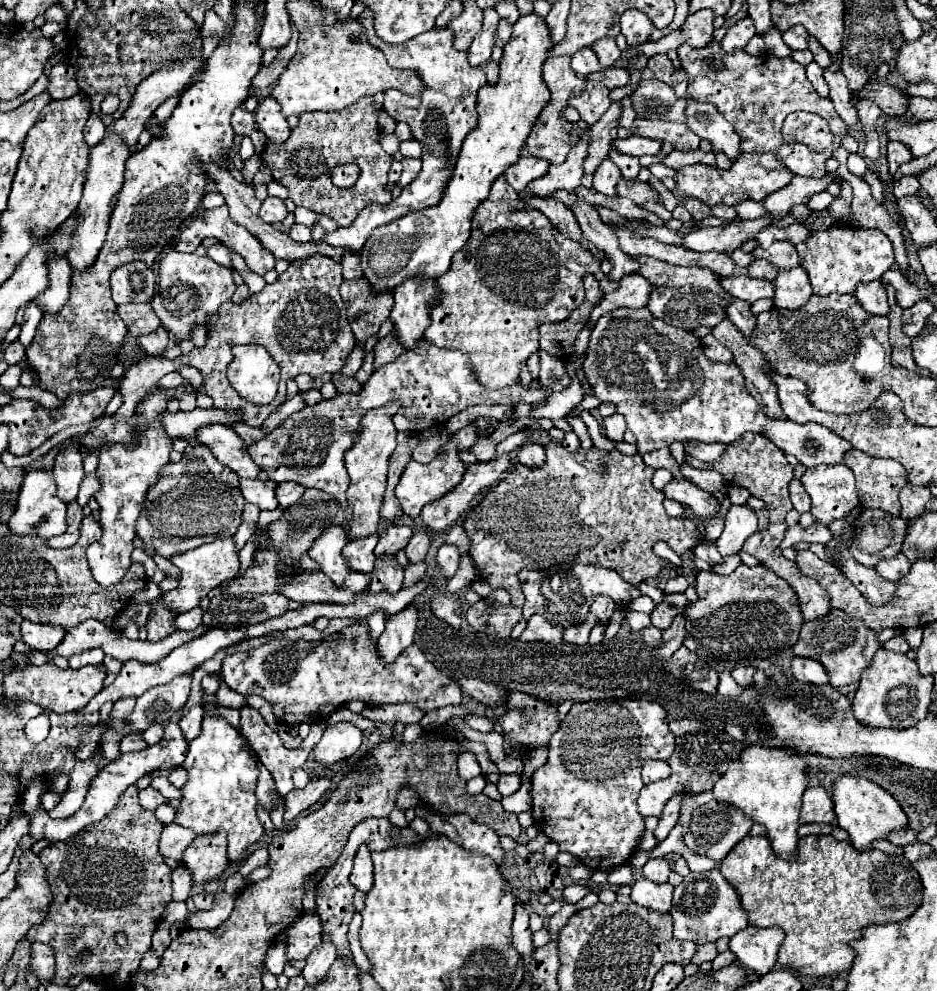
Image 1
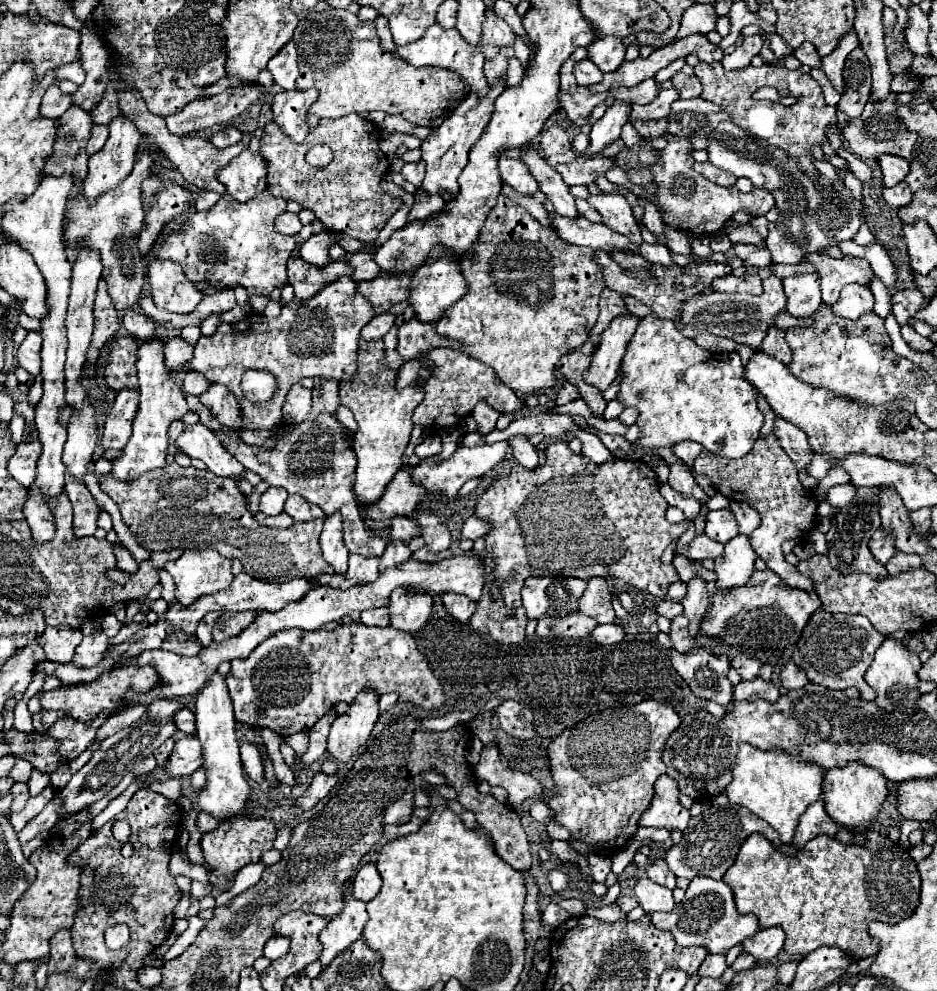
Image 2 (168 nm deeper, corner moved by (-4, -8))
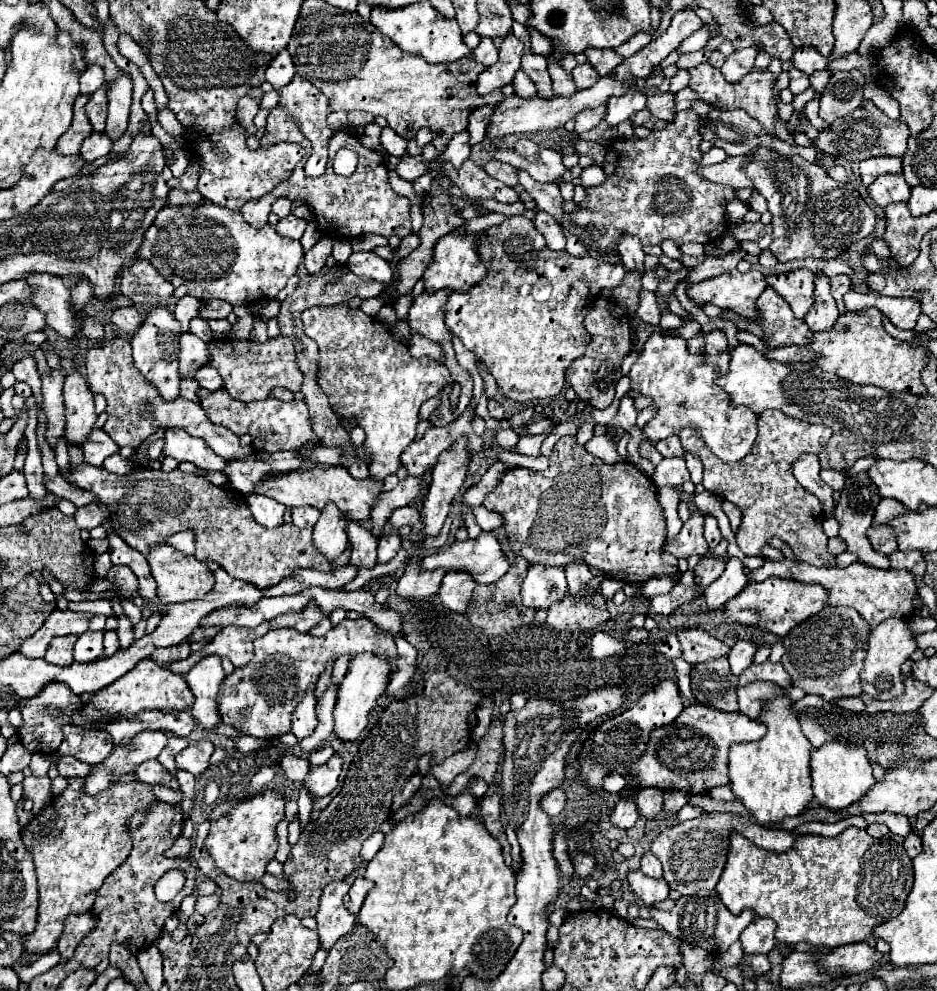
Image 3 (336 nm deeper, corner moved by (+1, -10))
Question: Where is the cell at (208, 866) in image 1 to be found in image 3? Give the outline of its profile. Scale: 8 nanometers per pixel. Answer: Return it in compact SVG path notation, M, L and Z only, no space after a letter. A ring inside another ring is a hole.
M264 791L238 803L226 817L212 823L204 845L226 875L238 881L260 881L260 877L266 873L266 863L278 849L276 825L284 817L284 803L286 801L278 791Z

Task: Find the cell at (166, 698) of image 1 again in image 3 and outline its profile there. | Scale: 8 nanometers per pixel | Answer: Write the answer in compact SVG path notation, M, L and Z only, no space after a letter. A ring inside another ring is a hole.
M144 729L136 733L132 739L122 741L112 749L112 753L84 777L82 791L86 795L96 795L112 785L116 785L118 777L126 773L134 773L140 763L148 759L156 759L164 749L168 737L162 731Z

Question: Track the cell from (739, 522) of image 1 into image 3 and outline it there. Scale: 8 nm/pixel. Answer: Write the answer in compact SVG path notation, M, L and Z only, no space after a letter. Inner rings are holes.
M724 557L724 565L724 573L716 581L712 581L704 591L706 605L710 609L722 609L728 603L728 599L738 595L748 583L748 575L744 571L746 567L738 557Z

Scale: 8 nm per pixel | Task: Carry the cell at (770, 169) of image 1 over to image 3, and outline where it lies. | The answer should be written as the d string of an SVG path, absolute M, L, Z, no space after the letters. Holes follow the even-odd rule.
M678 111L674 121L660 131L652 131L646 139L616 139L608 145L606 159L602 163L606 181L598 187L588 187L586 197L580 203L580 211L572 213L572 221L576 225L592 225L600 231L596 247L616 251L616 237L620 233L636 235L642 245L660 245L662 239L672 239L680 247L688 241L712 243L720 239L720 235L726 231L726 205L732 199L738 199L738 195L728 185L716 185L698 177L696 169L702 157L698 145L702 137L696 133L696 121L698 115L694 111Z

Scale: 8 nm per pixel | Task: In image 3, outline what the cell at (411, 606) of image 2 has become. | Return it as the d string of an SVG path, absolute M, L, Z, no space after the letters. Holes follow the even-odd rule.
M410 559L404 575L398 579L396 595L400 599L424 601L428 597L434 597L440 589L440 581L442 581L444 573L440 573L440 569L434 569L432 573L428 573L428 571L420 573L420 569L416 569L416 561L418 559Z

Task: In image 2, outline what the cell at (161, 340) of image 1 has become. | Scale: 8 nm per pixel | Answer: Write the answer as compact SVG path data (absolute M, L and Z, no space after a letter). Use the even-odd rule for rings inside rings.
M173 337L165 345L165 365L173 371L181 371L185 363L193 359L193 345L181 337Z

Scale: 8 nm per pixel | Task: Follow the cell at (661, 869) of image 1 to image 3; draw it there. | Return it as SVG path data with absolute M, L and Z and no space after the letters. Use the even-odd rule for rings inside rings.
M648 851L648 853L644 853L644 857L642 857L642 867L640 867L640 871L644 873L644 875L648 875L648 877L652 877L652 879L658 879L658 877L662 877L664 875L664 871L662 871L662 865L660 865L660 861Z

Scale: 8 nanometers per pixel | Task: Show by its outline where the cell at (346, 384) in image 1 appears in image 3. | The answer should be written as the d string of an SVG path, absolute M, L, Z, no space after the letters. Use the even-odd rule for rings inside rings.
M344 305L306 309L302 313L302 321L304 321L304 333L310 339L314 339L320 347L320 379L318 381L320 381L322 391L328 395L330 405L338 415L356 419L356 423L364 429L366 441L362 443L362 447L366 449L368 459L370 459L368 461L370 479L384 481L384 477L396 473L402 467L400 455L414 441L420 405L432 395L436 395L448 383L454 383L448 369L428 357L412 359L408 353L408 347L396 343L392 339L390 329L378 317L368 317L362 311L348 315Z

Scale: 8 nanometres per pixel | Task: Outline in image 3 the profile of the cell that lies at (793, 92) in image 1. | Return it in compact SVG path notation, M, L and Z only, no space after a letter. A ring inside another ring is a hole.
M702 63L694 69L690 69L688 73L690 73L690 89L696 91L704 101L708 101L712 105L722 105L724 109L744 109L746 113L756 113L760 117L758 123L764 127L766 135L776 137L774 125L776 125L776 121L780 121L780 115L778 115L778 107L776 107L776 99L774 99L776 77L770 71L752 69L738 83L728 83L722 77L720 69L714 69L710 63Z

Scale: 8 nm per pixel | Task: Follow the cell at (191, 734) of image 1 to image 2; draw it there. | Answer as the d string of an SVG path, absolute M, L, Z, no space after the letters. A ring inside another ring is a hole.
M181 709L177 711L177 715L173 715L173 721L177 725L179 731L183 731L185 735L193 735L195 733L195 719L193 719L193 713L189 709Z

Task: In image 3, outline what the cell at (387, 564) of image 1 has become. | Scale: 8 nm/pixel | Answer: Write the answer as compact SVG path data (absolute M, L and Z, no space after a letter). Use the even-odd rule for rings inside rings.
M382 535L378 541L378 563L388 563L400 551L400 535Z

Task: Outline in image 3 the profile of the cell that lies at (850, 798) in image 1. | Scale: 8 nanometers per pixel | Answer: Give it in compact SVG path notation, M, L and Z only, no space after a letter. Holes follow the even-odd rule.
M830 741L814 749L810 759L810 771L812 771L814 797L822 807L830 811L842 811L850 807L852 803L860 801L866 795L866 791L874 785L872 767L868 763L864 747L846 747L840 741Z

